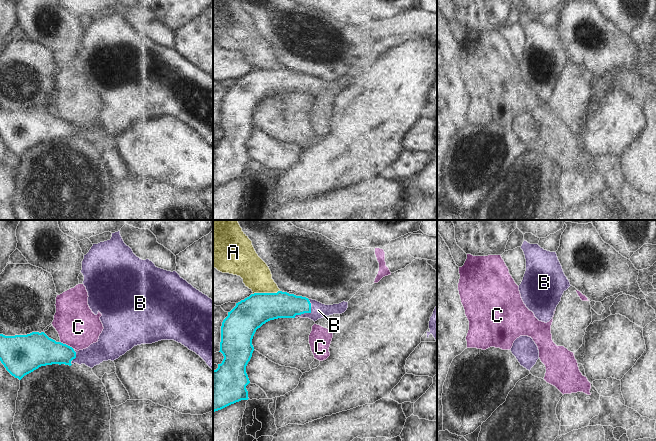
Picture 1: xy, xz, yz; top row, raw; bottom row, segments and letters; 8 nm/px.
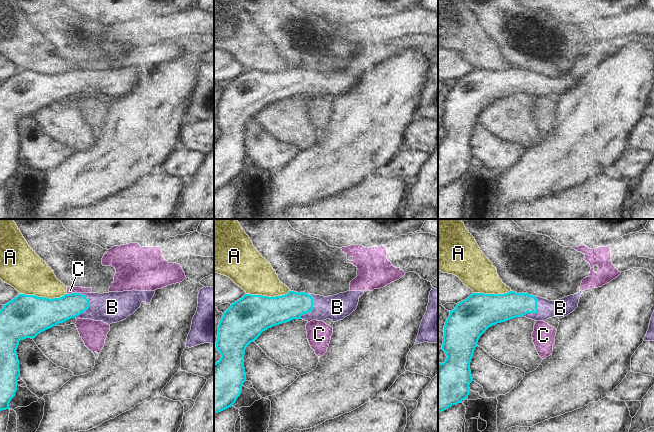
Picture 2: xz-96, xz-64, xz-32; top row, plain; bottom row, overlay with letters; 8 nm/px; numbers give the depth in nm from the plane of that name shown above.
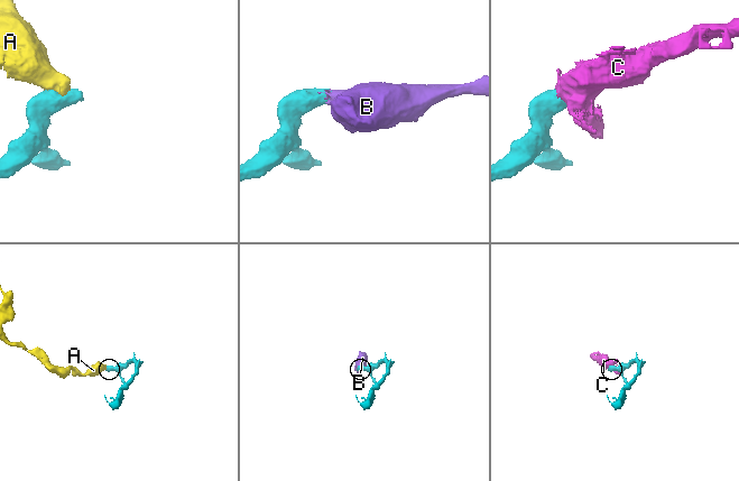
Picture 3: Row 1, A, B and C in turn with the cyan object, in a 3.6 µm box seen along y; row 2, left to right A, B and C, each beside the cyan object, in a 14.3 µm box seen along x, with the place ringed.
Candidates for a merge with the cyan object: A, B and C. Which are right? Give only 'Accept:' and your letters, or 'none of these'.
Accept: B

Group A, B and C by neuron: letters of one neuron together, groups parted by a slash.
A C / B

